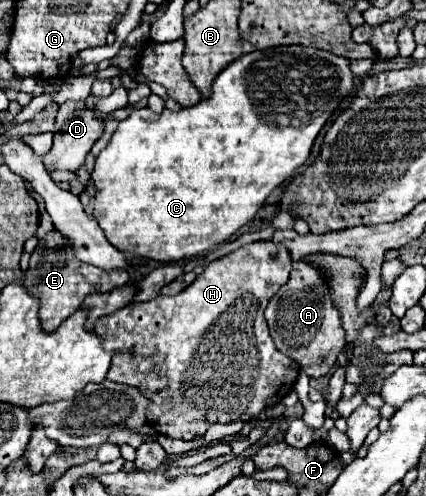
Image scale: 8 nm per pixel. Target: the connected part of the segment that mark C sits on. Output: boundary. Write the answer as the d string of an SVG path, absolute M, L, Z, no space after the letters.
M277 46L269 50L255 50L251 54L241 56L237 62L229 64L213 82L213 94L207 100L201 100L199 104L191 108L183 108L179 112L171 112L165 108L161 114L156 114L150 108L145 107L137 110L131 108L131 116L127 120L119 122L119 128L115 130L109 146L99 154L95 160L95 168L91 172L91 180L95 184L95 198L91 202L91 210L99 226L103 228L107 240L121 252L129 252L135 256L151 258L157 262L177 262L183 258L197 256L205 250L211 250L213 246L225 242L229 236L233 236L241 226L253 220L265 198L279 188L291 174L305 164L305 160L311 154L311 146L327 122L327 118L337 110L339 102L351 92L353 88L353 72L349 68L349 60L335 56L325 50L313 50L313 48L303 48L303 46Z

